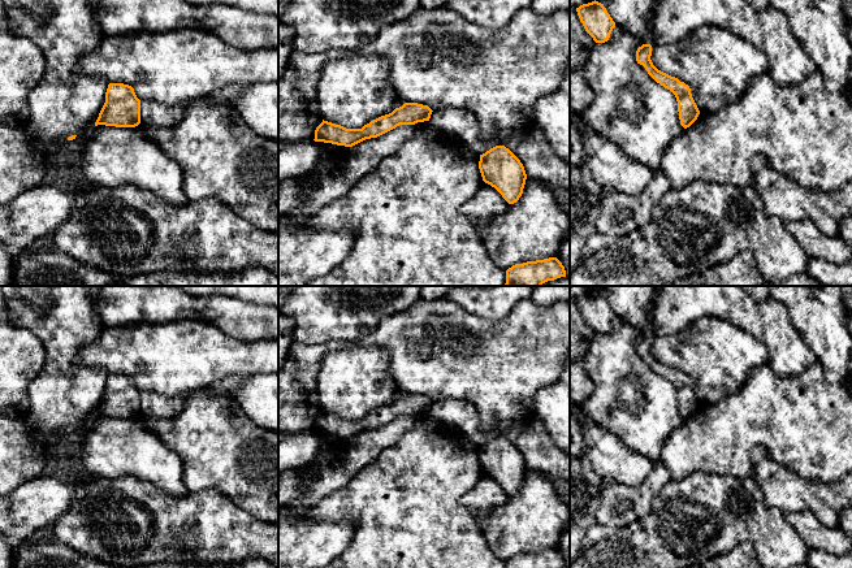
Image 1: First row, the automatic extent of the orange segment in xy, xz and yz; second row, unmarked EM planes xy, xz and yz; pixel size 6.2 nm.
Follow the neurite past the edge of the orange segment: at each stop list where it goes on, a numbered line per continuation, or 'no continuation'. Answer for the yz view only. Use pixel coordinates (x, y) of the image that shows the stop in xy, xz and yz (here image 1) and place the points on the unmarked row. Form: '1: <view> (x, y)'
no continuation

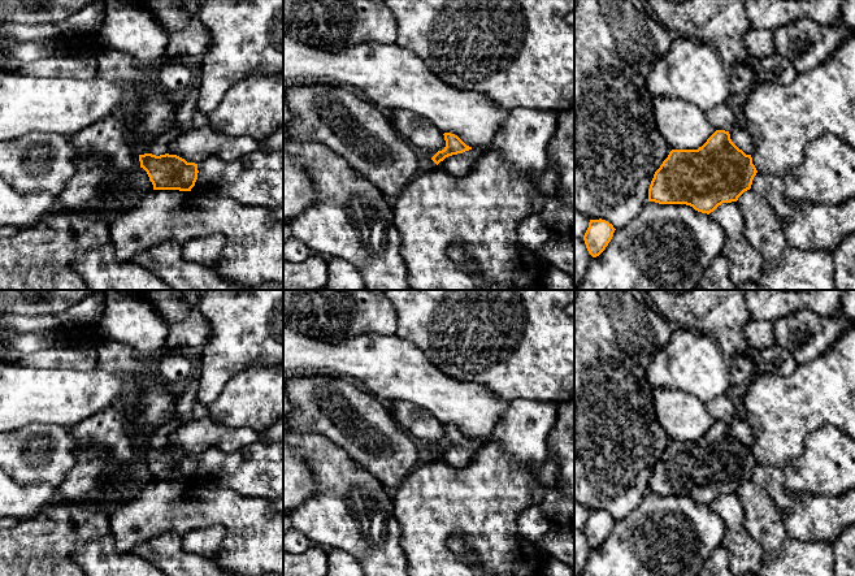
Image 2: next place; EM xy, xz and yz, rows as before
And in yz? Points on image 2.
1: yz (740, 427)

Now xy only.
1: xy (187, 407)

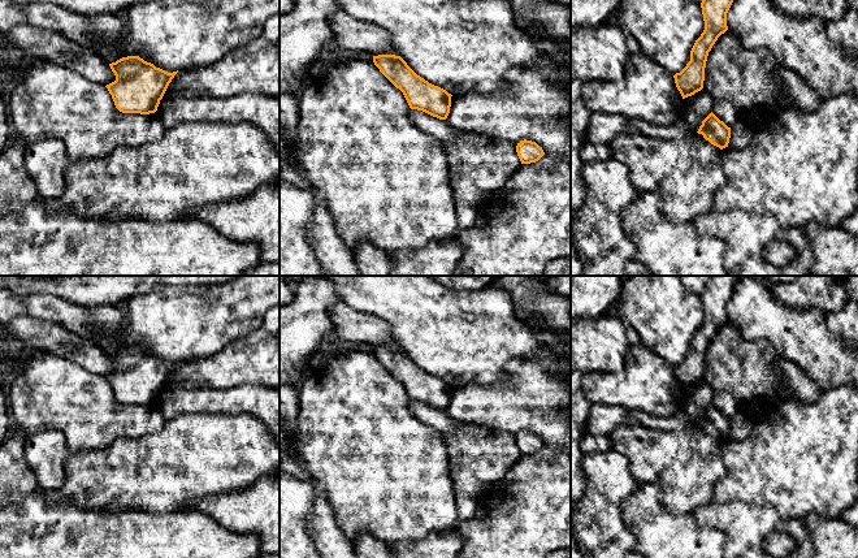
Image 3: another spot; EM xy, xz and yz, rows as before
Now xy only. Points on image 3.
no continuation

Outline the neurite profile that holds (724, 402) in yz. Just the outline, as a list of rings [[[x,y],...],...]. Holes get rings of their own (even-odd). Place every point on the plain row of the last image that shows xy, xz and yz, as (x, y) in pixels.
[[[715,392],[712,405],[731,420],[741,411],[738,401],[727,392]]]

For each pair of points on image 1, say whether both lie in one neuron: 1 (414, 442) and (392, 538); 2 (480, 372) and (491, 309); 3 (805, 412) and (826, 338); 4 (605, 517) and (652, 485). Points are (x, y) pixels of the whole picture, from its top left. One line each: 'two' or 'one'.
1: one
2: two
3: two
4: one

